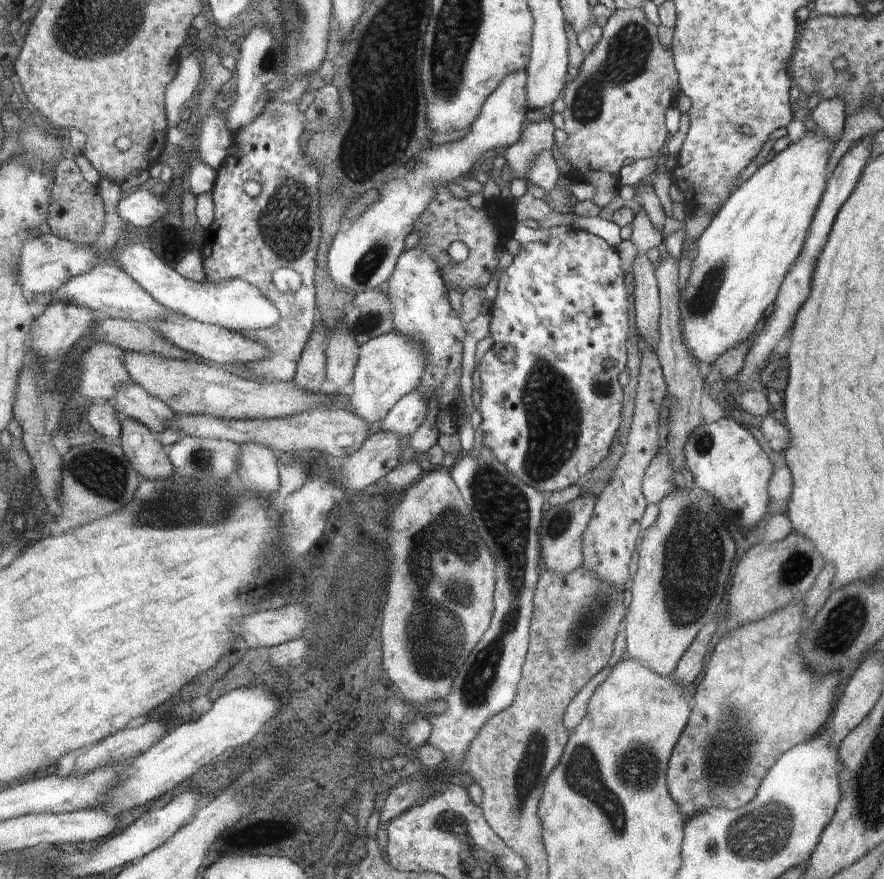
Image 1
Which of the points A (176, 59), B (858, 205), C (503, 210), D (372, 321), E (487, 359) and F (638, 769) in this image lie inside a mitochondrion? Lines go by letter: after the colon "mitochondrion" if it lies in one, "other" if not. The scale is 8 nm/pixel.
A: other
B: other
C: other
D: mitochondrion
E: other
F: mitochondrion

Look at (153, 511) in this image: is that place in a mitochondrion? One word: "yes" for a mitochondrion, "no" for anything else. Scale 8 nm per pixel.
yes

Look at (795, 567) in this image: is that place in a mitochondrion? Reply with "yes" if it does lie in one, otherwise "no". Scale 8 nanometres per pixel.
yes

